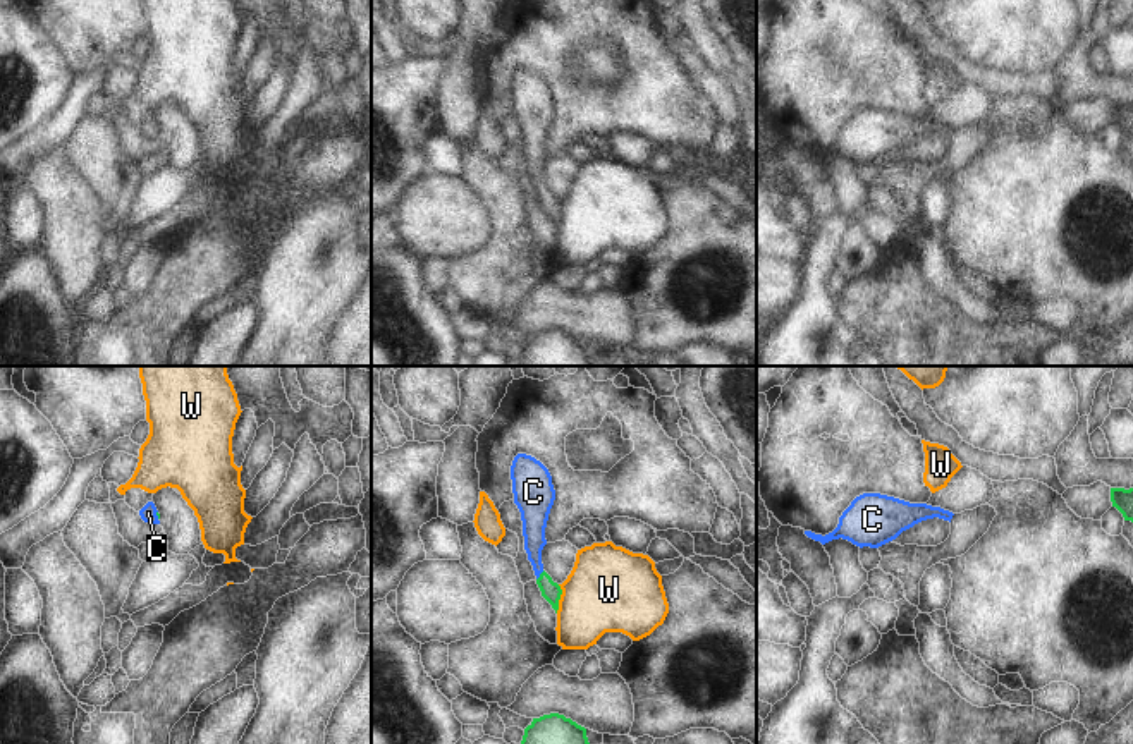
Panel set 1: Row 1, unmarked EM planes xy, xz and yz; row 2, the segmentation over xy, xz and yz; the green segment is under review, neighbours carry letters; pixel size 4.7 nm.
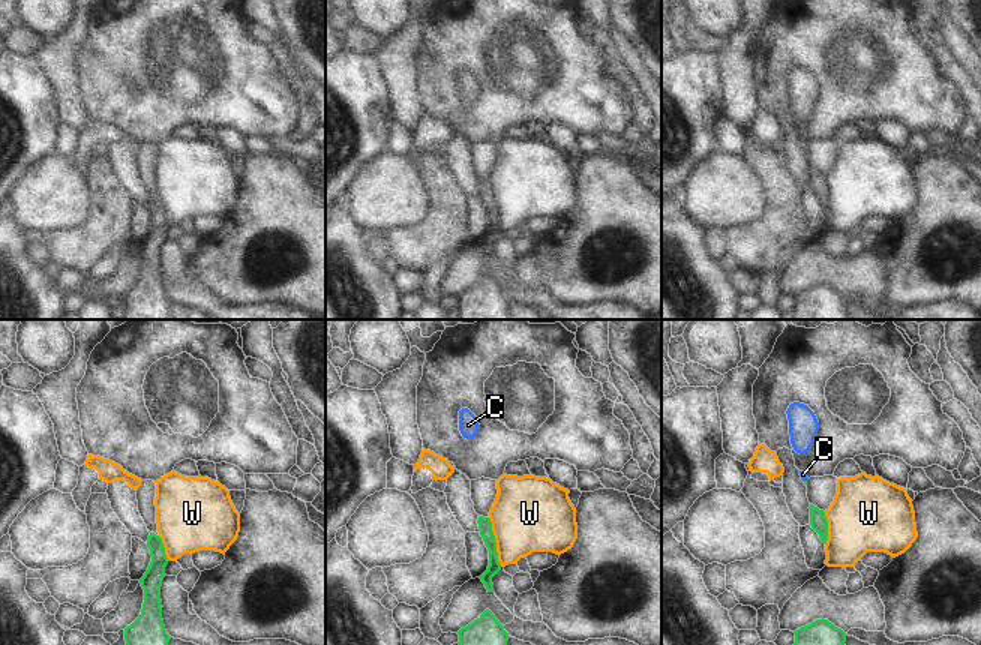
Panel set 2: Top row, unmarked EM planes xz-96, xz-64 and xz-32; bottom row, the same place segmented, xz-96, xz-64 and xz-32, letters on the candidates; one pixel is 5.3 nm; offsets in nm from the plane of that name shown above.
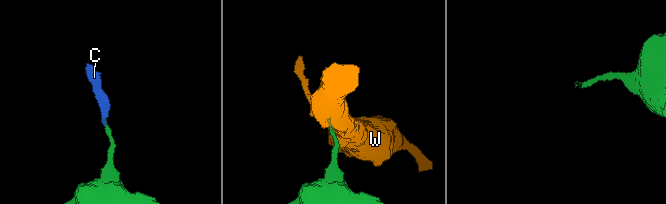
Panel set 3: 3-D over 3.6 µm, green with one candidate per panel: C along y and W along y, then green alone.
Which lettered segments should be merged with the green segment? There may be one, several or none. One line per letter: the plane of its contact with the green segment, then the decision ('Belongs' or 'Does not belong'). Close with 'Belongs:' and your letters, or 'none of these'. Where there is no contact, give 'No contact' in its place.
C: Touches green in xz. Belongs
W: Touches green in xz. Does not belong
Belongs: C.

